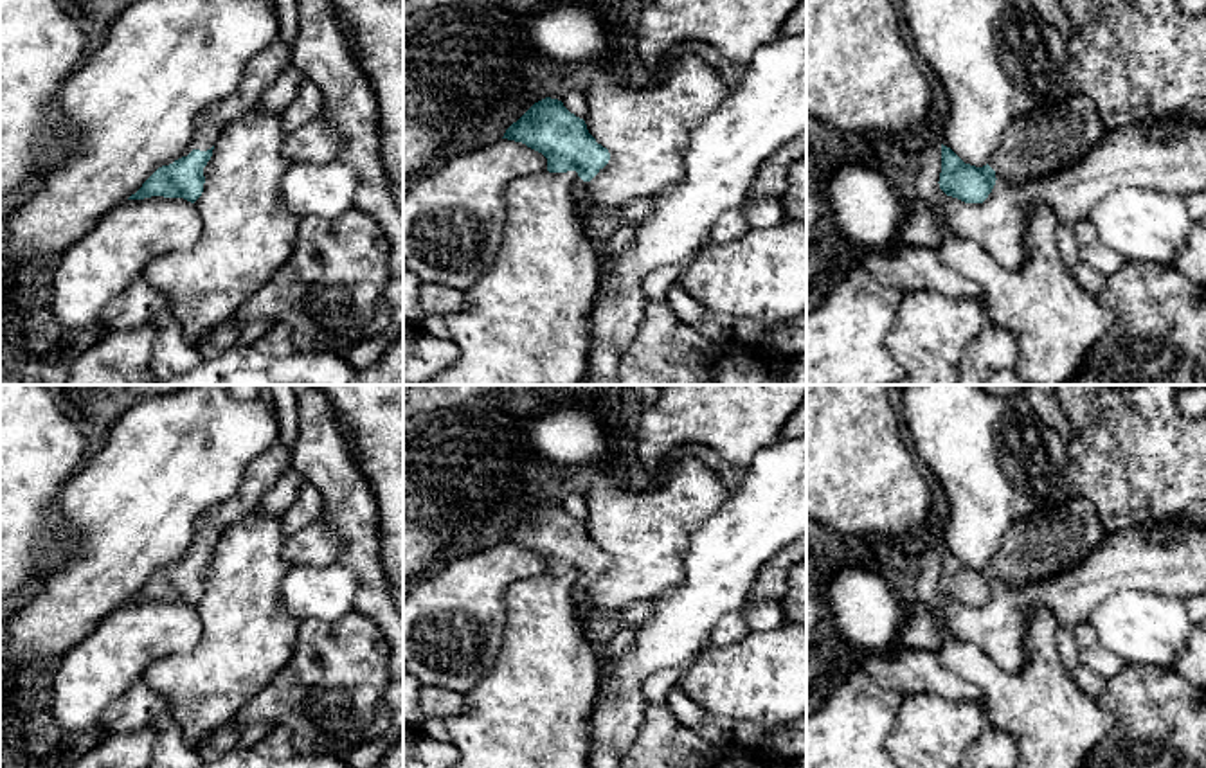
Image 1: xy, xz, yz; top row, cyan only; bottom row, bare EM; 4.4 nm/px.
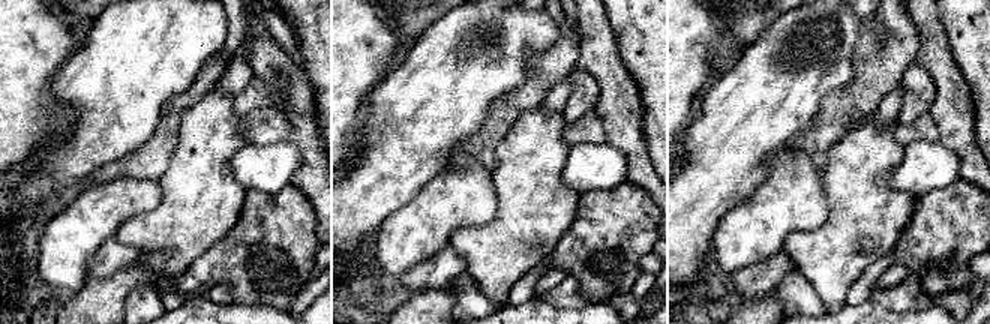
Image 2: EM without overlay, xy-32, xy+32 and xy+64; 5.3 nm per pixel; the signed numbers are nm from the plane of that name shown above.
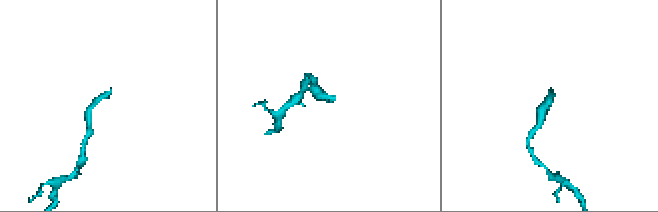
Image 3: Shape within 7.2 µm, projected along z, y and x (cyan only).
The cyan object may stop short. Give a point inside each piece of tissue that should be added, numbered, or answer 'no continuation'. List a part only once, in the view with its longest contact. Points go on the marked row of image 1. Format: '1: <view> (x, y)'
1: xy (263, 69)

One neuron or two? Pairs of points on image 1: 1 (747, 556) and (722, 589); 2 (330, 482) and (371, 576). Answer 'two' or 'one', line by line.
1: one
2: one

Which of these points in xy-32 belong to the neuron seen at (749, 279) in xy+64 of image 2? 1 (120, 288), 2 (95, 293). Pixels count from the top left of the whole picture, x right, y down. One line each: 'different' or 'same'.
1: different
2: different

